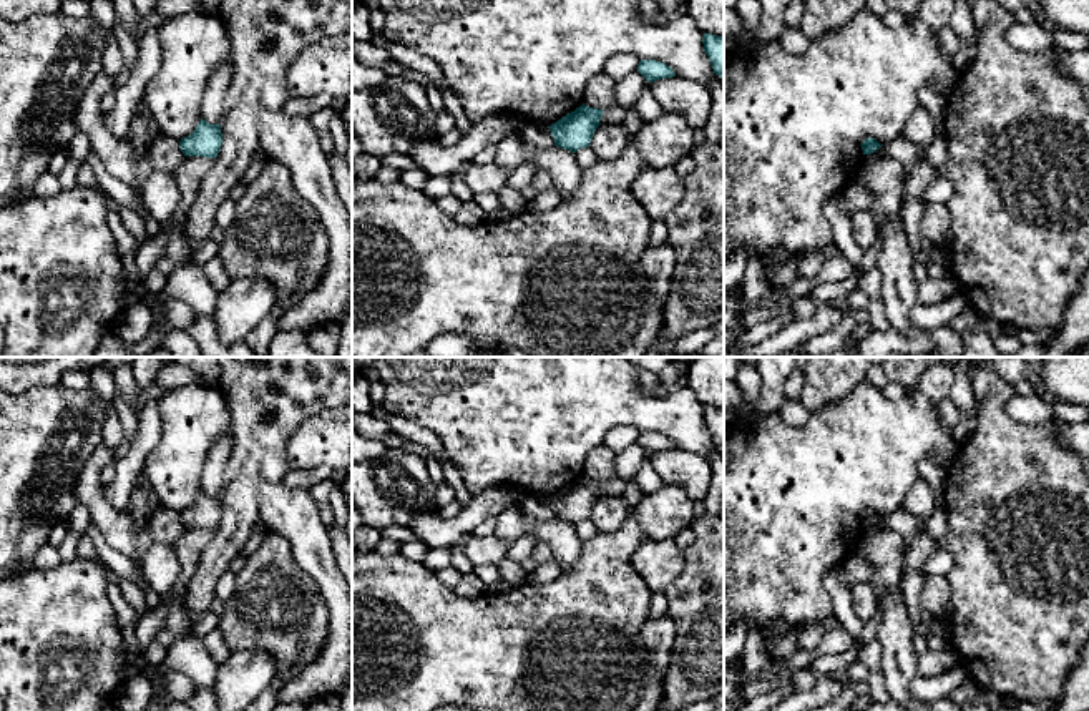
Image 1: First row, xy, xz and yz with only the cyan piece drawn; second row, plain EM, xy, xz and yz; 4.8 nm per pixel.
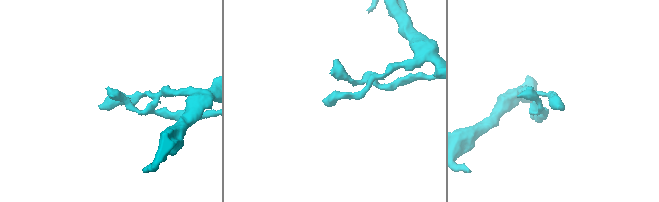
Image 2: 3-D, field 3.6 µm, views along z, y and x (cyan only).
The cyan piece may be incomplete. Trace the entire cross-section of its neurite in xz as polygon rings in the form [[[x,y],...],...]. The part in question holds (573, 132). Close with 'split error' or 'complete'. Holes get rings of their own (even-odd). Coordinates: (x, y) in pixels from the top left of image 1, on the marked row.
[[[584,103],[574,111],[568,113],[549,128],[554,146],[576,153],[588,148],[604,110],[586,106]]] | complete

